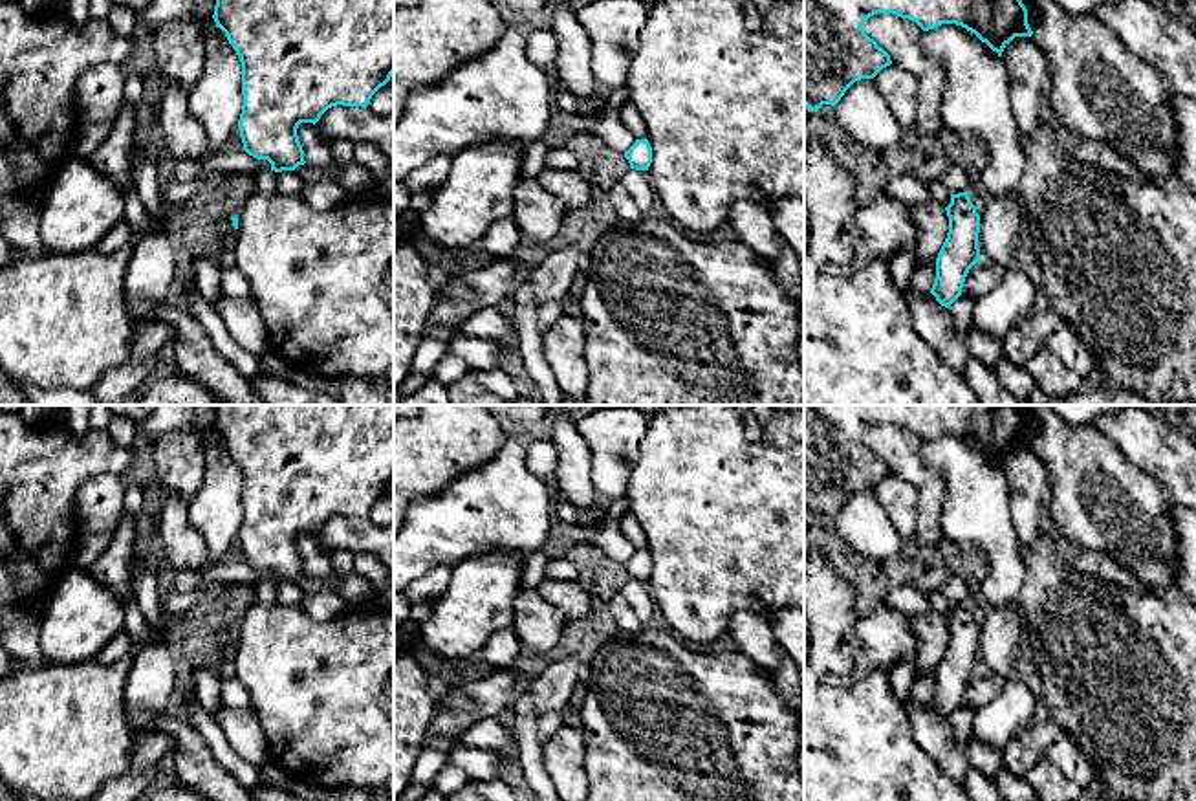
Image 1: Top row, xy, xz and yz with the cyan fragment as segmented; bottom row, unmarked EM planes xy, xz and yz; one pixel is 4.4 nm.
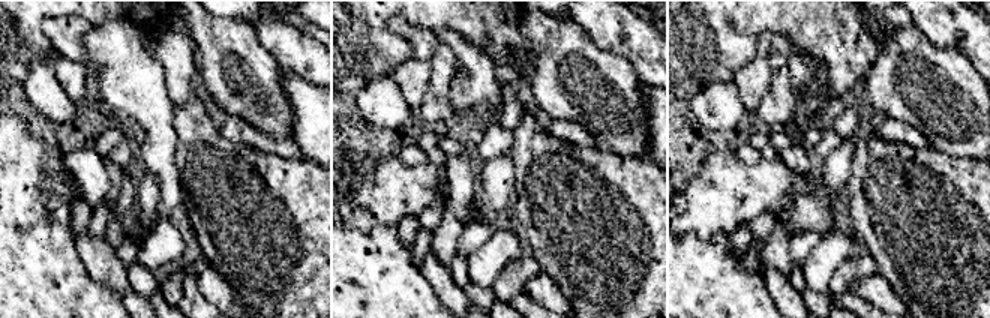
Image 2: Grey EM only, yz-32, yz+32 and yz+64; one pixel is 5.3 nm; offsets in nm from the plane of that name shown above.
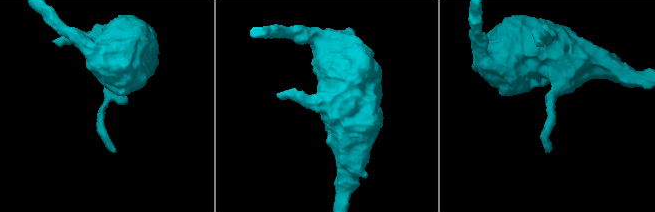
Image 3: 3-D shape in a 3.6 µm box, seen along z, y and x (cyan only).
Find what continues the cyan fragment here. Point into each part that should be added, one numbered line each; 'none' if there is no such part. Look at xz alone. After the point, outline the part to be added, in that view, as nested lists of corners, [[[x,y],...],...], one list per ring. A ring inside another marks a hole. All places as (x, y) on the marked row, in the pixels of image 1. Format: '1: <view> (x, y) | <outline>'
none

